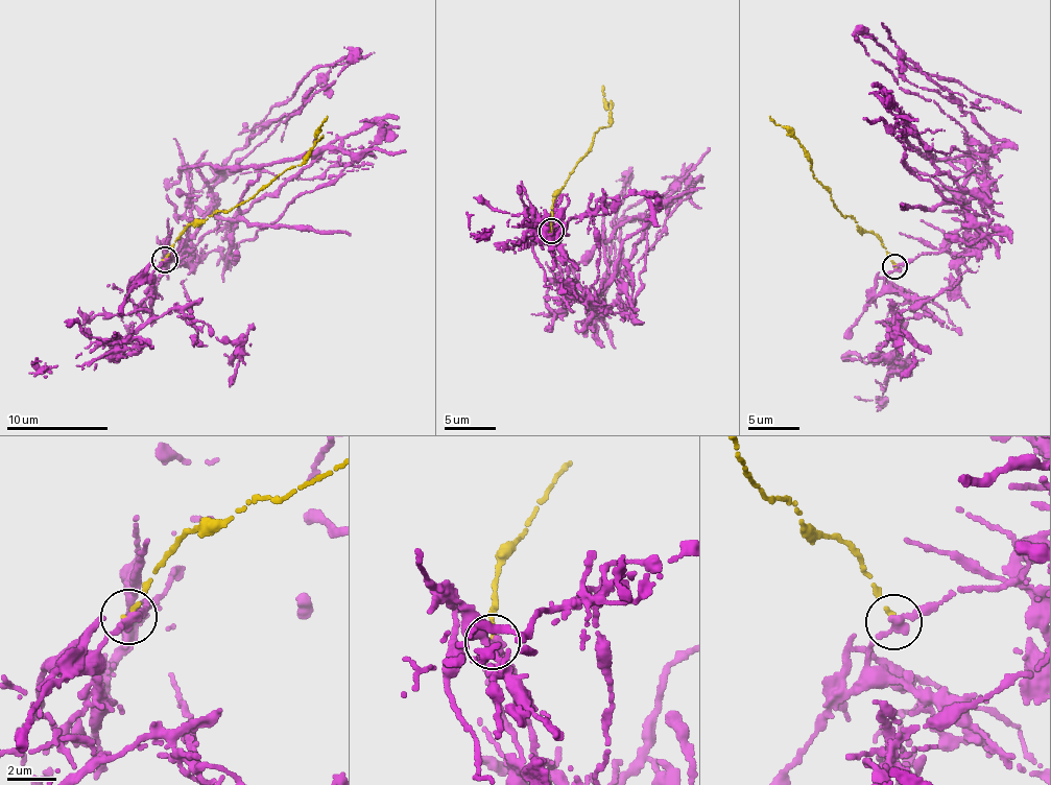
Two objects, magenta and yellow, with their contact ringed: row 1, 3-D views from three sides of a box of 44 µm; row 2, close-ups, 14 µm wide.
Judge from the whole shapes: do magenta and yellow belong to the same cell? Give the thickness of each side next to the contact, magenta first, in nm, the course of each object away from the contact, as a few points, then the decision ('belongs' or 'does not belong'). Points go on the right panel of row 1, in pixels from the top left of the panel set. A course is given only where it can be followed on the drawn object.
calibres 320 and 110 nm; course magenta (896, 266), (947, 248), (987, 158), (935, 102), (901, 91), (857, 37), (872, 34), (893, 57), (1020, 110); course yellow (896, 266), (881, 240), (850, 215), (842, 216), (799, 143), (769, 116); does not belong

